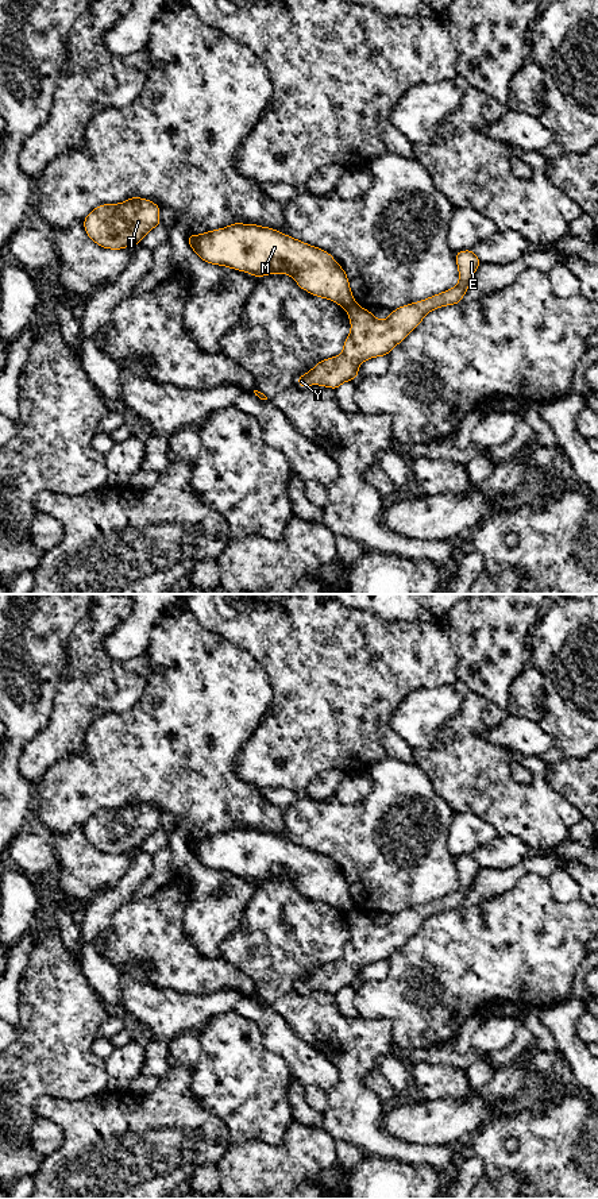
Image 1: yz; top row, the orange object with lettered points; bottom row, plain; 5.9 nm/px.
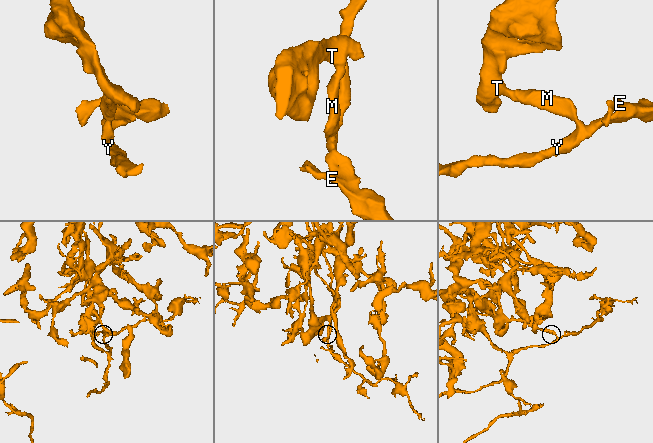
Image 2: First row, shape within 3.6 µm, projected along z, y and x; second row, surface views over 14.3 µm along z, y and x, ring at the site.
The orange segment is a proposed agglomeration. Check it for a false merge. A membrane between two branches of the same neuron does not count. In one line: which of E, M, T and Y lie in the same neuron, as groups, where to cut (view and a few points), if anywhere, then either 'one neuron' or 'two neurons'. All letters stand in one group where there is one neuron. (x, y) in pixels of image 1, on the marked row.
groups E Y / M T; cut yz (354, 303), (347, 309); two neurons

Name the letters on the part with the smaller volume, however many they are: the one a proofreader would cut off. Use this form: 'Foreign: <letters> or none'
Foreign: E, Y

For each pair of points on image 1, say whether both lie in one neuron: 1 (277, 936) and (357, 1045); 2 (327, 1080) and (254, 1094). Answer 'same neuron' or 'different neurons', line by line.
1: same neuron
2: different neurons

